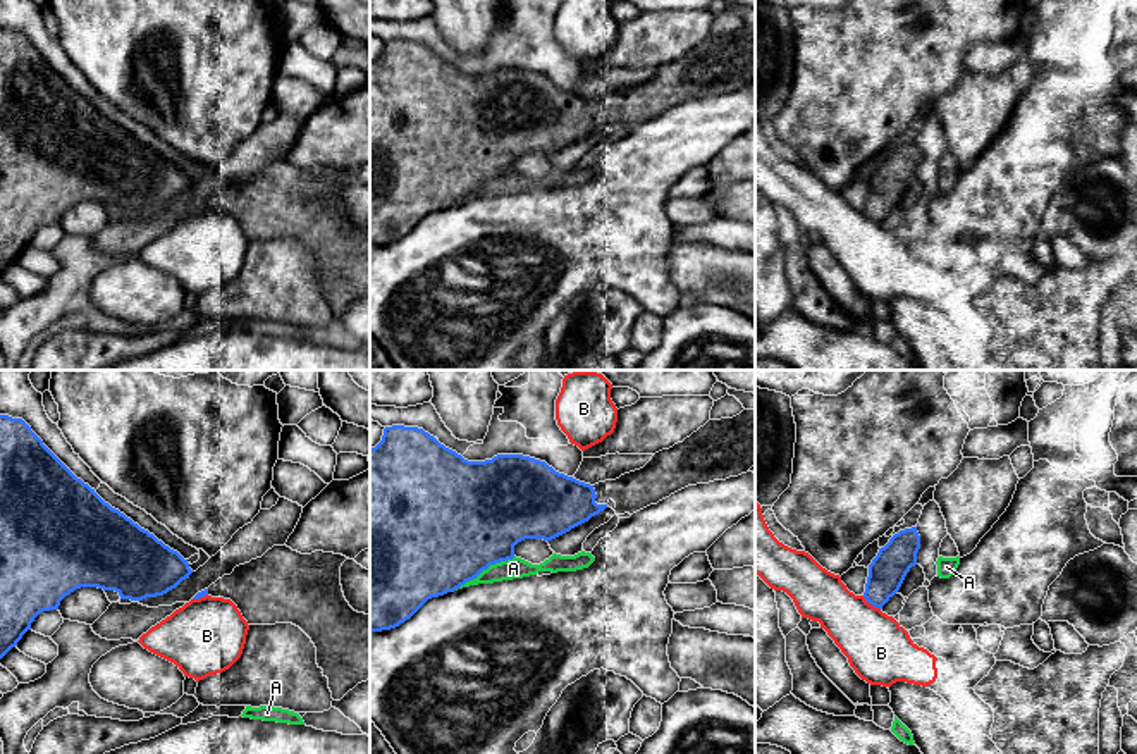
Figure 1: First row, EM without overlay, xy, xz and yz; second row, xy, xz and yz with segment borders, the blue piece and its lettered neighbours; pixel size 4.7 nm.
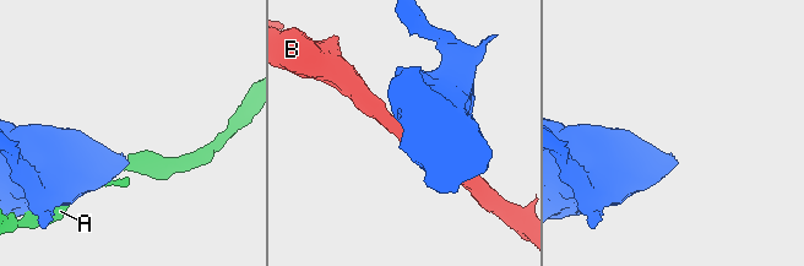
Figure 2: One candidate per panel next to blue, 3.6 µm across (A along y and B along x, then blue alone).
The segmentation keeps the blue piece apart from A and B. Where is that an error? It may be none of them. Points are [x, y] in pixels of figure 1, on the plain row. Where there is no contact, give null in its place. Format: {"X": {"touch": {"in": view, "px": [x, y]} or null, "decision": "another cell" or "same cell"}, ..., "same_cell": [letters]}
{"A": {"touch": {"in": "xz", "px": [484, 183]}, "decision": "another cell"}, "B": {"touch": {"in": "yz", "px": [871, 217]}, "decision": "another cell"}, "same_cell": []}

